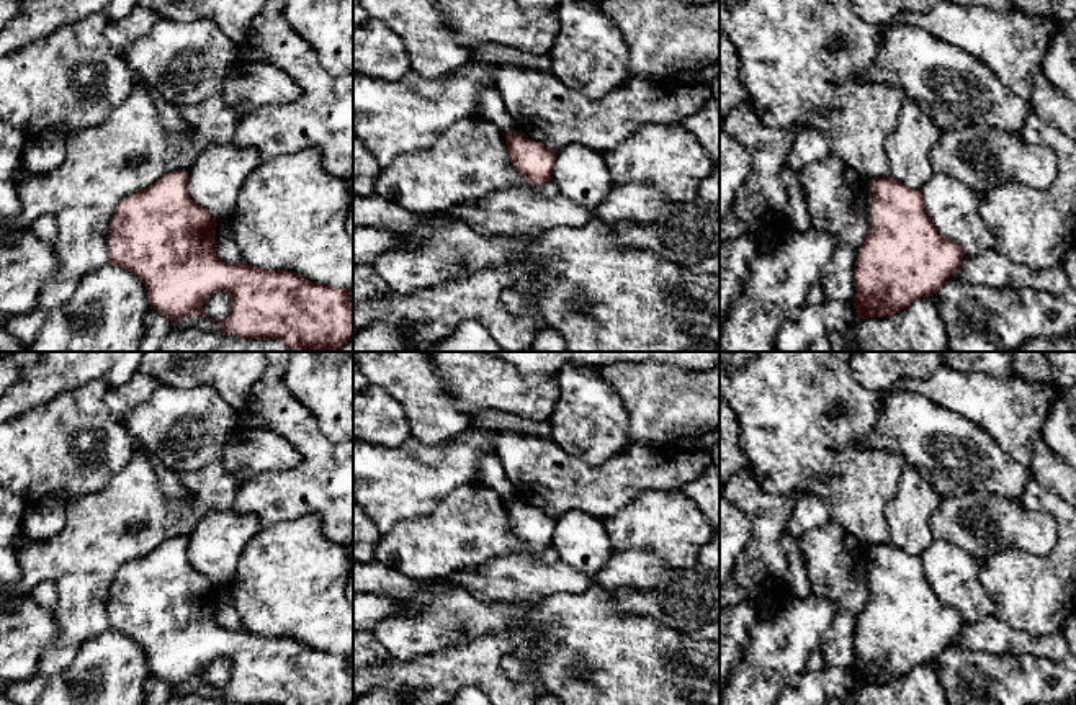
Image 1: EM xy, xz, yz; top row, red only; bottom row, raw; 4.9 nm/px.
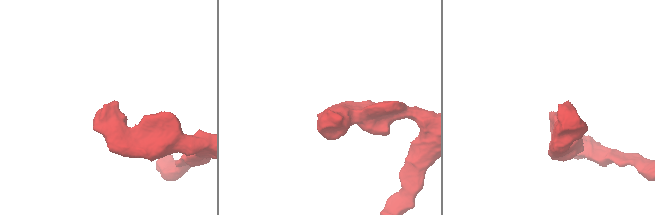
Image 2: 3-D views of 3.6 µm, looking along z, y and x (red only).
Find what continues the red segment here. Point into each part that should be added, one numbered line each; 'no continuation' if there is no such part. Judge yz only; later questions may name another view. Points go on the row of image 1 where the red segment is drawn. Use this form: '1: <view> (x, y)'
no continuation

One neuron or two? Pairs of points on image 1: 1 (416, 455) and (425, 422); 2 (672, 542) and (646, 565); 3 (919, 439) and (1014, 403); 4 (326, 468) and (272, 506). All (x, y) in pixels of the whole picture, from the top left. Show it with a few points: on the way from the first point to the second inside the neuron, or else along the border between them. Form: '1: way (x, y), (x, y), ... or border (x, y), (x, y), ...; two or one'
1: border (458, 434), (439, 444), (422, 444), (411, 437); two
2: border (618, 552), (650, 552), (674, 570); two
3: border (934, 403), (962, 414), (998, 444); two
4: way (313, 481), (303, 491), (285, 494); one

